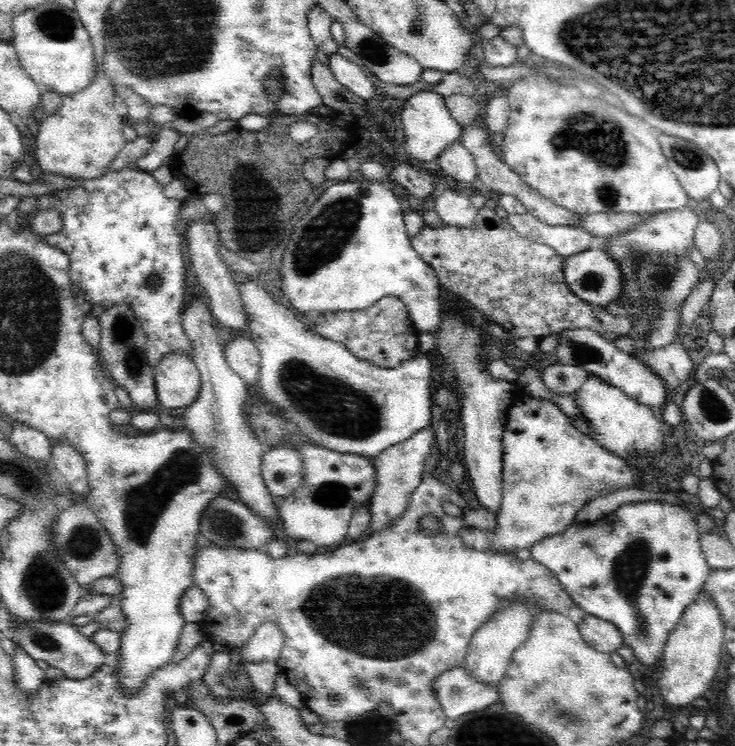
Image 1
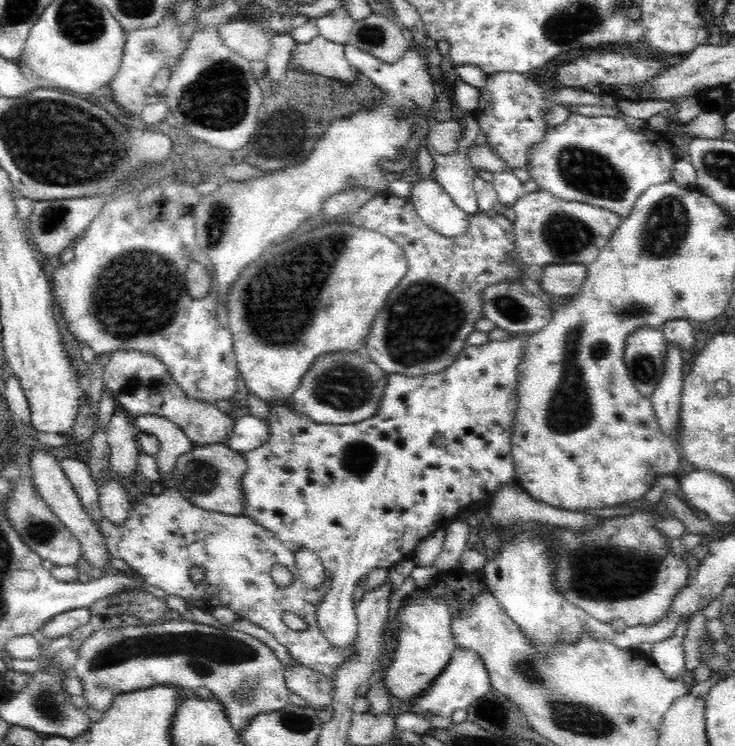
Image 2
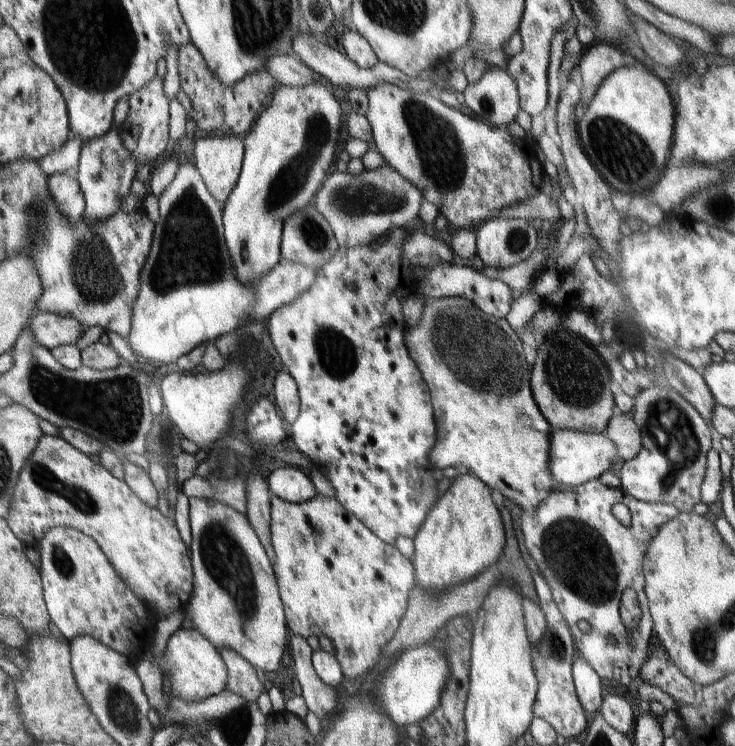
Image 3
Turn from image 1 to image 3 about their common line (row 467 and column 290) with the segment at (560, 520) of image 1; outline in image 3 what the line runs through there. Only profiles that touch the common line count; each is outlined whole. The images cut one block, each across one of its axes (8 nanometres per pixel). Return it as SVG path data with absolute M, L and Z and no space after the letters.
M317 493L312 500L296 504L270 494L270 518L271 544L276 554L273 569L286 626L290 633L305 639L327 636L335 646L334 655L343 674L356 683L361 681L374 670L376 660L404 618L409 594L417 584L411 559L404 556L396 545L380 540L335 497Z

